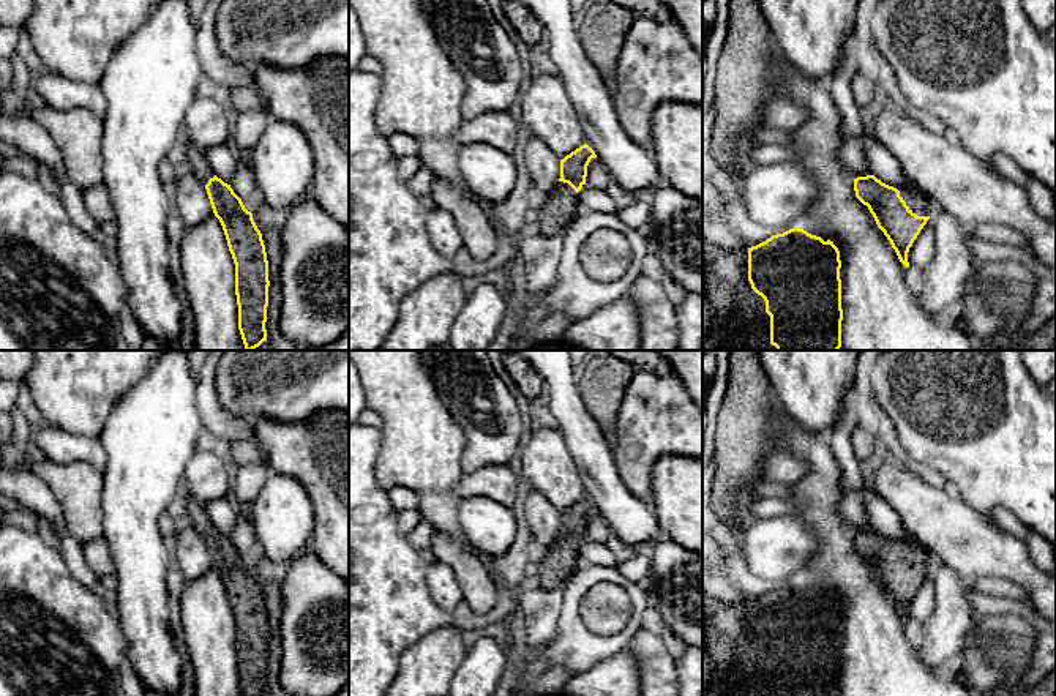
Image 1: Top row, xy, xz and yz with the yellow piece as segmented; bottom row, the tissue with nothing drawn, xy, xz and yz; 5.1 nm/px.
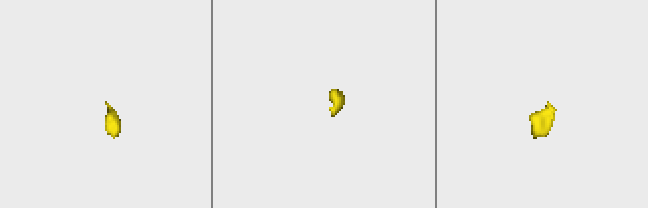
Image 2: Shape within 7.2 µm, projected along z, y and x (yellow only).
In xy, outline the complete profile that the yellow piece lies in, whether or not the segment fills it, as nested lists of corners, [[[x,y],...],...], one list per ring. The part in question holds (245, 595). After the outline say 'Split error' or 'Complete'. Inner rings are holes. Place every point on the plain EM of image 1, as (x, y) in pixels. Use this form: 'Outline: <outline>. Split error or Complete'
Outline: [[[189,496],[191,526],[205,540],[215,570],[219,573],[235,617],[238,683],[243,696],[267,694],[268,614],[262,587],[253,567],[230,538],[218,532],[204,505]]]. Split error

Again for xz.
Outline: [[[584,497],[560,513],[559,537],[548,548],[548,554],[535,574],[541,589],[562,587],[564,581],[579,565],[579,544],[586,538],[587,519],[592,511],[597,511],[595,505]]]. Split error

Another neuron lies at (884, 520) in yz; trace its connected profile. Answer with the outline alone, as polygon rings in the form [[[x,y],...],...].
[[[867,486],[860,491],[865,500],[870,524],[878,533],[893,541],[909,537],[898,513],[881,496]]]

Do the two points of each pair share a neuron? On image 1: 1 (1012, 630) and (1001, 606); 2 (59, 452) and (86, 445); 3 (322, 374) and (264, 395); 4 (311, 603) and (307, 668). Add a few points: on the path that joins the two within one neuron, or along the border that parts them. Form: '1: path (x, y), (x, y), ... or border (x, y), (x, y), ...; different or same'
1: border (976, 611), (982, 614), (1022, 614), (1036, 633); different
2: path (65, 449), (79, 449); same
3: path (308, 374), (284, 374), (278, 381); same
4: path (311, 619), (311, 652); same

